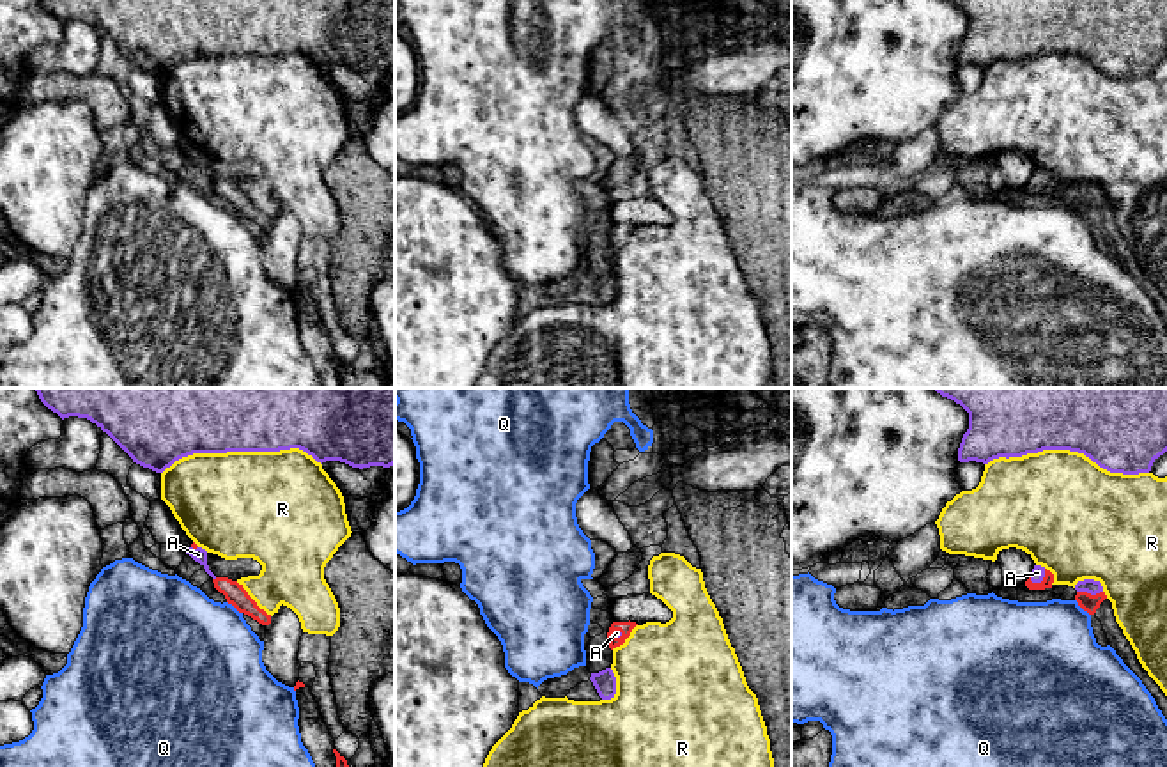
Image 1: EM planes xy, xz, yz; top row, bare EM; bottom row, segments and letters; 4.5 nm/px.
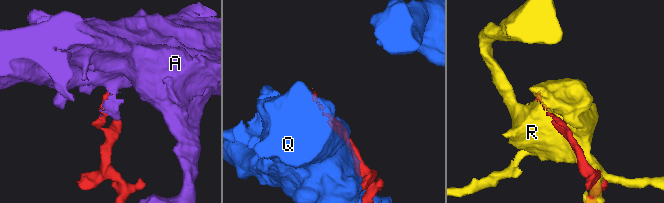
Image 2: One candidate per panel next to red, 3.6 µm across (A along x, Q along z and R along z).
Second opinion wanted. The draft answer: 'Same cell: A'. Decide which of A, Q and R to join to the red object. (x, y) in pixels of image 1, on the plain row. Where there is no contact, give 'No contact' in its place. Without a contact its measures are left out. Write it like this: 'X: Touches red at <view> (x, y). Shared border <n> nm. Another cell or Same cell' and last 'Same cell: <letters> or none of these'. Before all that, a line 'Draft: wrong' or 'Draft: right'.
Draft: right
A: Touches red at yz (1042, 185). Shared border 90 nm. Same cell
Q: Touches red at yz (1082, 211). Shared border 100 nm. Another cell
R: Touches red at xy (254, 204). Shared border 220 nm. Another cell
Same cell: A

